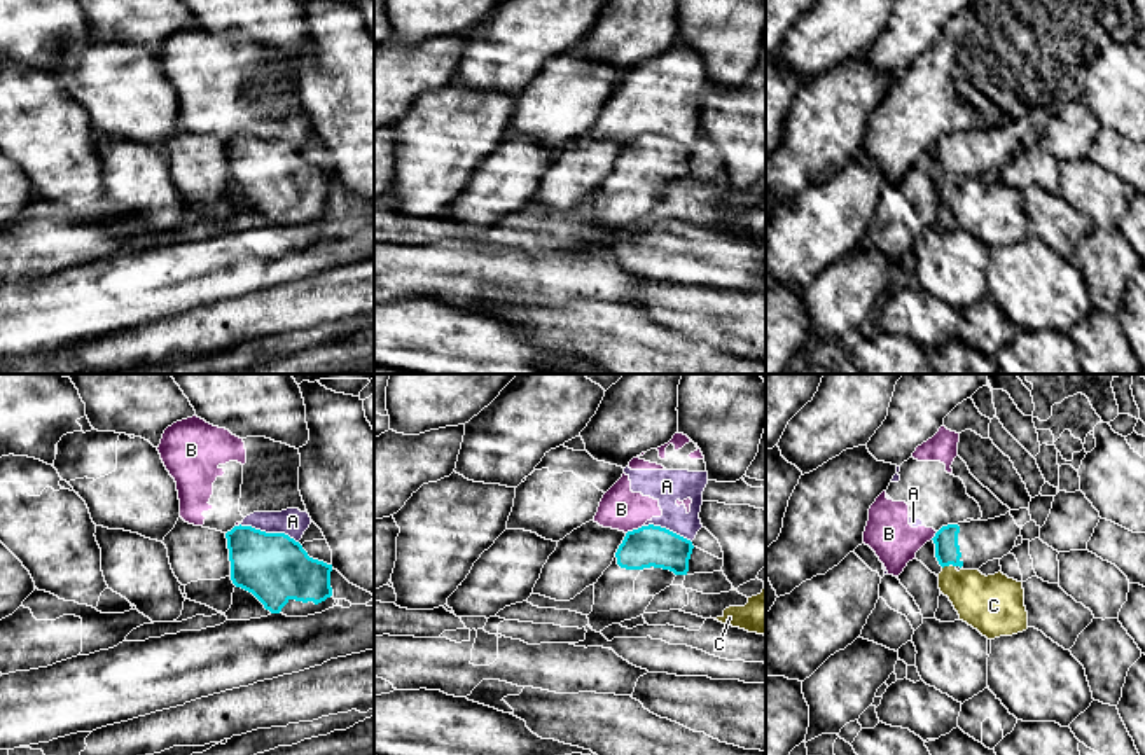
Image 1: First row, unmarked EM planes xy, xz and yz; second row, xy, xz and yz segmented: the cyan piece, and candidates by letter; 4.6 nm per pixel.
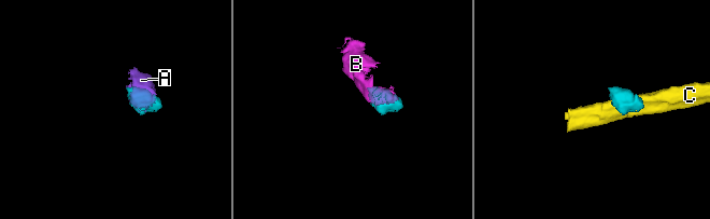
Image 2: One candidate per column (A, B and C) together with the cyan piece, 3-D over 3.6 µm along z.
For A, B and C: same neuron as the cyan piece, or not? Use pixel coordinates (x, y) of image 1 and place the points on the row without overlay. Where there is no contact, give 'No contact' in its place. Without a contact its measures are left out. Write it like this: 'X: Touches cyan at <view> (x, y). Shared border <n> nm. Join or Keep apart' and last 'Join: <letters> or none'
A: Touches cyan at xy (270, 142). Shared border 280 nm. Keep apart
B: Touches cyan at xz (633, 138). Shared border 90 nm. Keep apart
C: Touches cyan at yz (944, 173). Shared border 40 nm. Keep apart
Join: none

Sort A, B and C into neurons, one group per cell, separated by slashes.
A B / C

